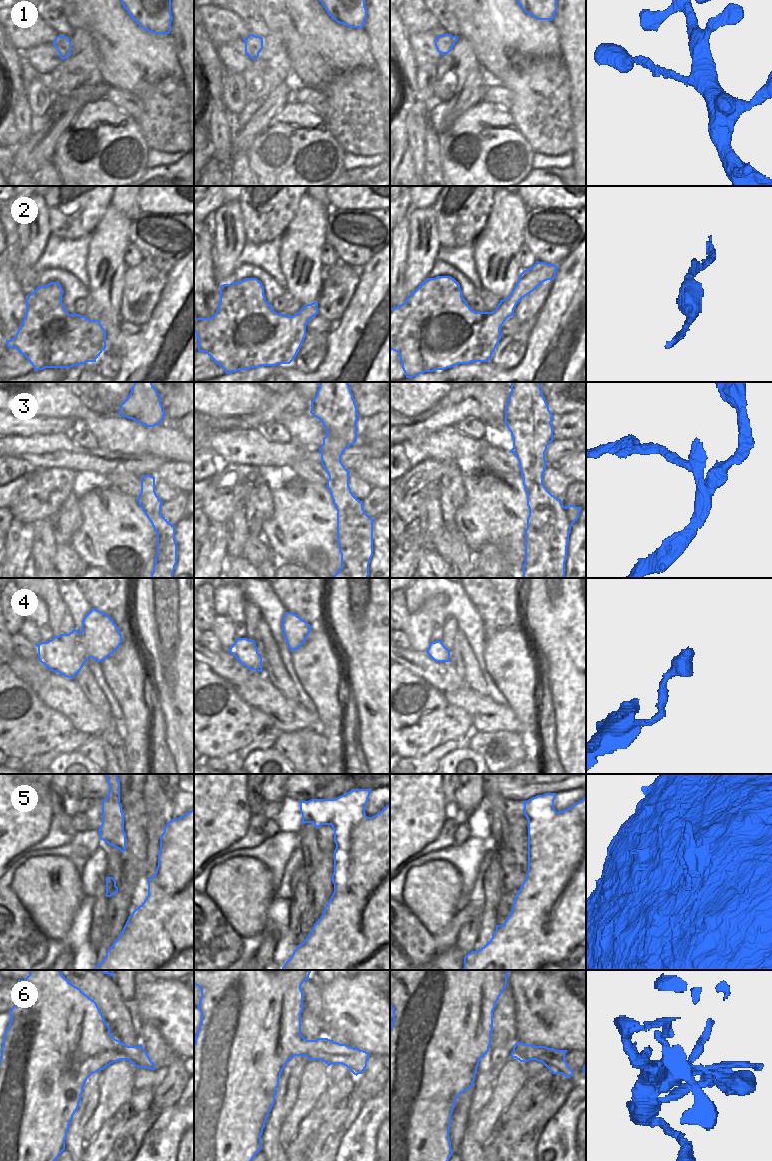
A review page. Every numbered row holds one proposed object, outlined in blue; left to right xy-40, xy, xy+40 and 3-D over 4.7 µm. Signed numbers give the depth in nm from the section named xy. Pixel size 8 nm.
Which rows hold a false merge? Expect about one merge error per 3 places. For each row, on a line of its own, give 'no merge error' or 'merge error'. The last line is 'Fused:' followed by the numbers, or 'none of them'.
1: no merge error
2: no merge error
3: merge error
4: no merge error
5: no merge error
6: no merge error
Fused: 3

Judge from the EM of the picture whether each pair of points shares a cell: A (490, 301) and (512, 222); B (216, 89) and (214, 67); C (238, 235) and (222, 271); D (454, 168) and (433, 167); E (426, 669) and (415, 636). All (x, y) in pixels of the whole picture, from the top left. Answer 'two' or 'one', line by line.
A: two
B: one
C: one
D: two
E: two

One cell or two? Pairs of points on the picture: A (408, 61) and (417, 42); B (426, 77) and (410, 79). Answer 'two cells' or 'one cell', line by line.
A: two cells
B: two cells

